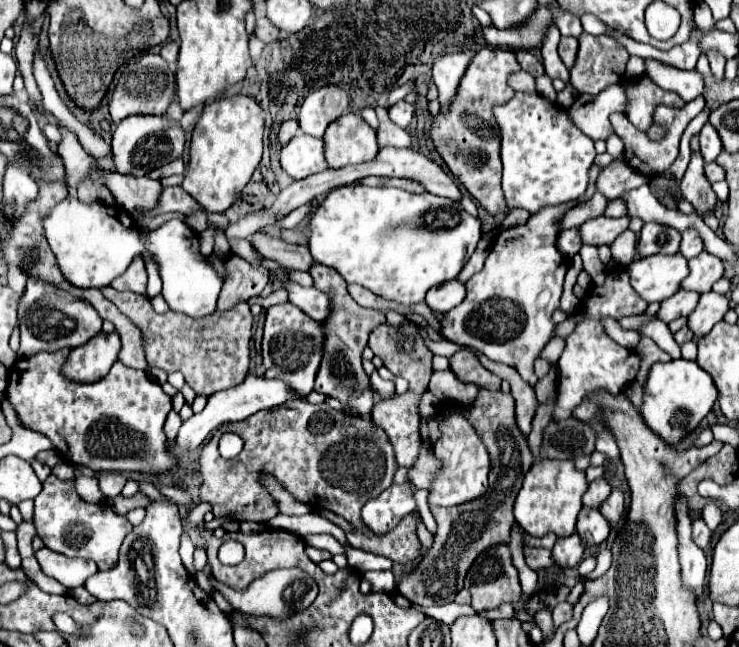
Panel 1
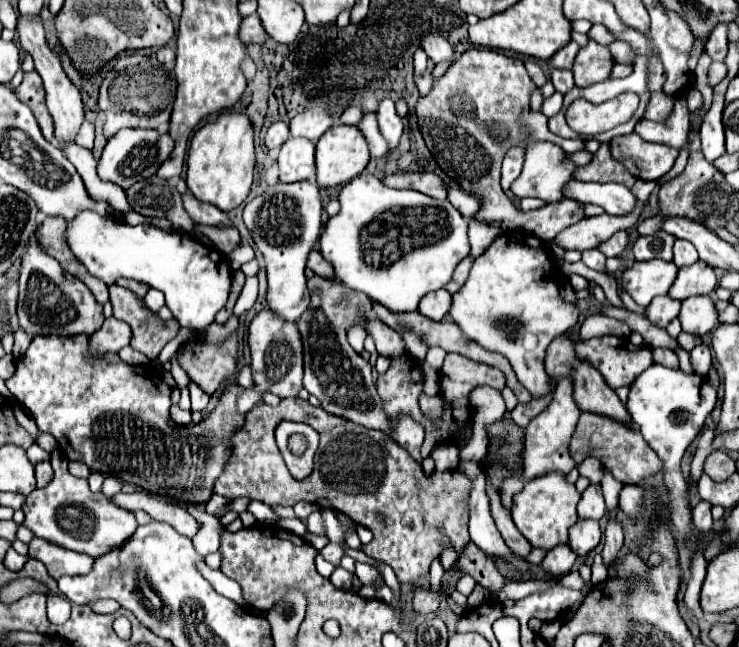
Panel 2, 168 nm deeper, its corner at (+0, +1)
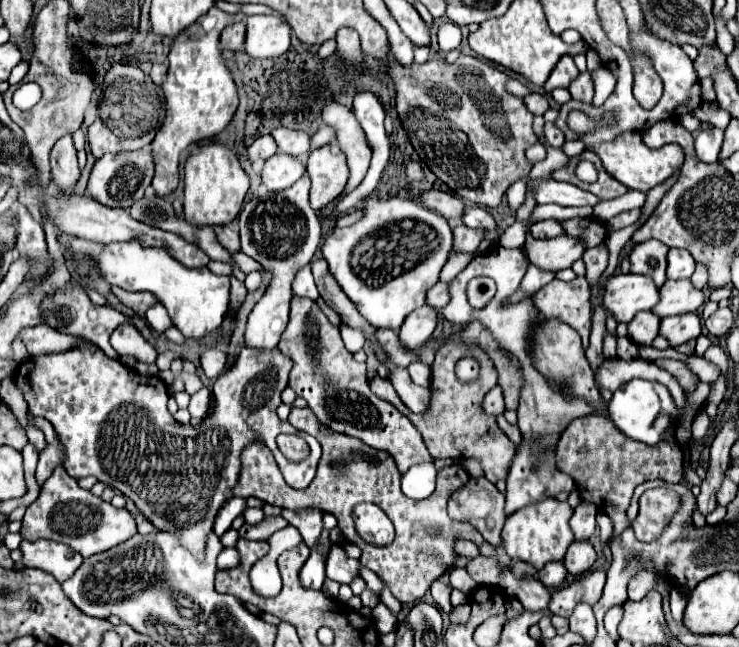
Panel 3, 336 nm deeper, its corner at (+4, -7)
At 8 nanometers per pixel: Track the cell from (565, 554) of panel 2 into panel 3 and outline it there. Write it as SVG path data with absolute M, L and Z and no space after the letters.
M549 562L545 564L537 574L537 580L541 580L547 588L559 588L567 576L563 562Z

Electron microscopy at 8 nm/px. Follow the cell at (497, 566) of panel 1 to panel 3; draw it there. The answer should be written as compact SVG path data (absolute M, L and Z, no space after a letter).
M461 604L461 606L455 606L453 608L453 612L451 612L451 622L453 624L461 624L461 622L467 622L467 618L469 618L469 612L471 612L471 606L465 606L465 604Z

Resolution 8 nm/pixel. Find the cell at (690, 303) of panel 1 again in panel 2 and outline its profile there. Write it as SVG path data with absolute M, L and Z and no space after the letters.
M665 294L665 296L653 298L653 302L645 308L645 318L655 326L665 328L673 318L677 318L679 310L681 310L681 302L669 298Z

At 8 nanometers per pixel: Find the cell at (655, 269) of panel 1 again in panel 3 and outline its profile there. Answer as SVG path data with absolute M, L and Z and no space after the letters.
M615 274L605 284L603 306L617 322L631 322L637 312L651 310L659 298L661 294L653 278L643 274Z

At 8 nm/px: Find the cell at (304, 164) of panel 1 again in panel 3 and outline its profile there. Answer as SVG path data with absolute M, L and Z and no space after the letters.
M277 152L273 158L269 158L265 162L265 168L261 172L261 180L269 190L281 192L285 188L291 188L305 172L307 170L299 158Z

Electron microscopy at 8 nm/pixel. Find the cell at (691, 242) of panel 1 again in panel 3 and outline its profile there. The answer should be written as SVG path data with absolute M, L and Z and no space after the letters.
M671 248L667 256L667 278L679 280L679 278L691 278L695 270L695 260L687 250Z

